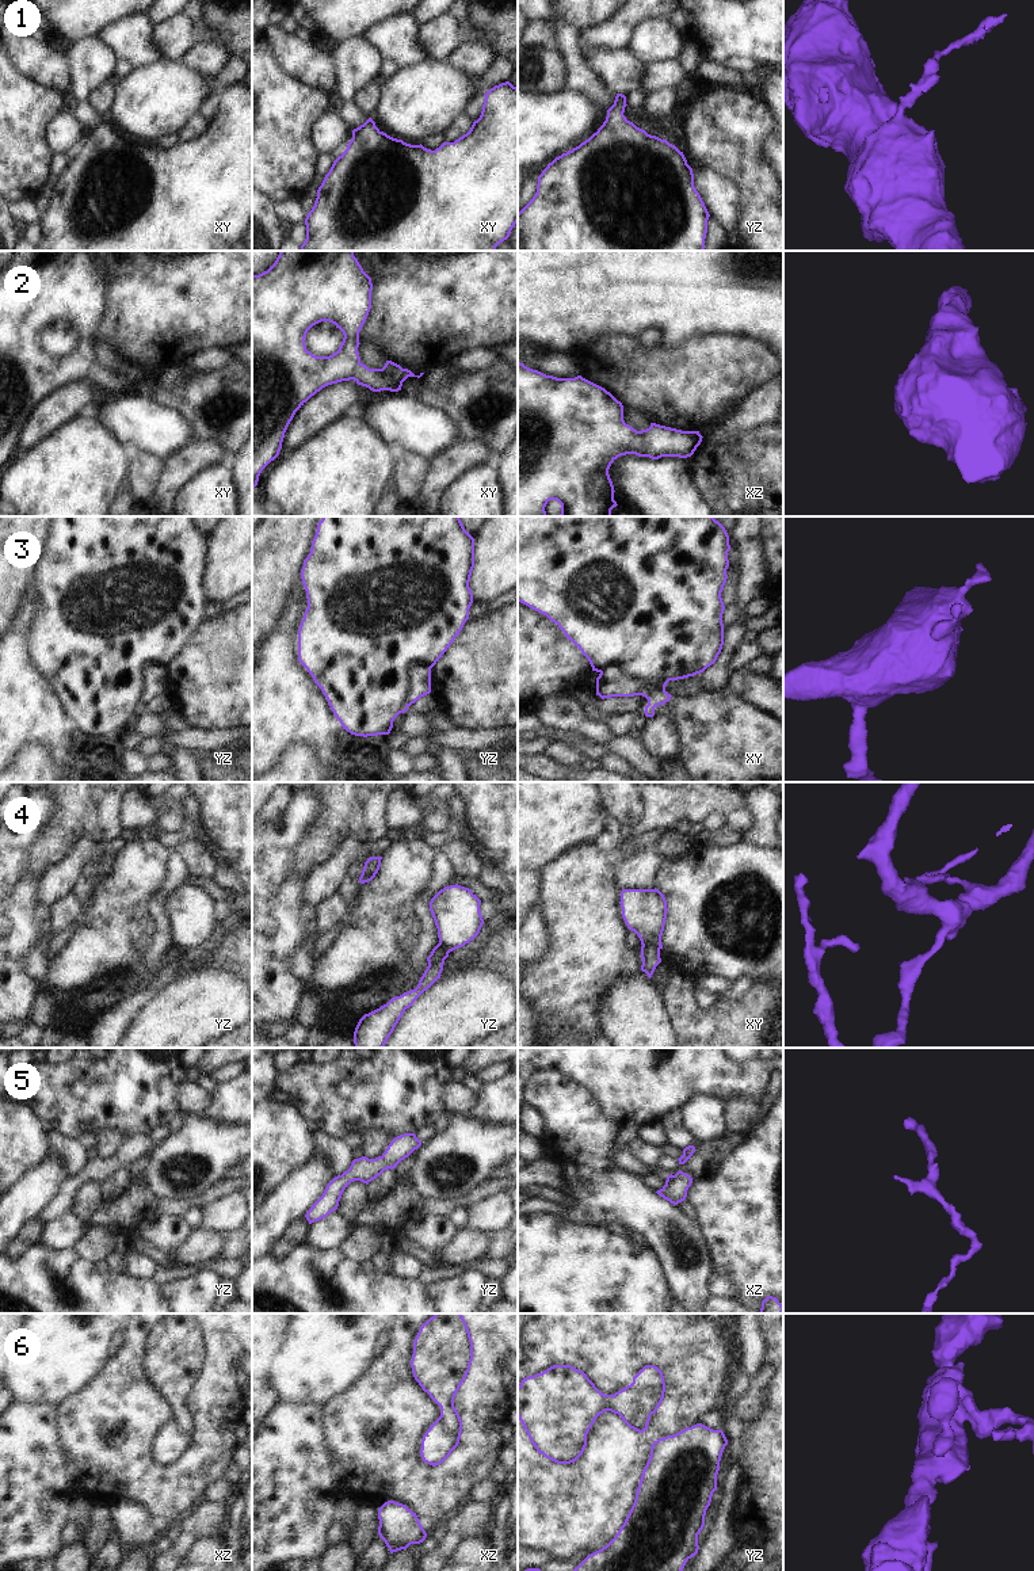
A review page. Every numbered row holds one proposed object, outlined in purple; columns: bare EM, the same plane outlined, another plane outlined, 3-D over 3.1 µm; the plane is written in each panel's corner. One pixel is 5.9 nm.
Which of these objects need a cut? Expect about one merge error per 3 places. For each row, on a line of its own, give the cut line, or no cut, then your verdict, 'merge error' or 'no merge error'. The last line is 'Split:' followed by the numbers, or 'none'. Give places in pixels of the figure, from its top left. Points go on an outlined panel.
1: no cut; no merge error
2: no cut; no merge error
3: cut in xy along (599, 671), (617, 664), (648, 691), (664, 689); merge error
4: cut in xy along (643, 945), (652, 944), (659, 949); merge error
5: no cut; no merge error
6: no cut; no merge error
Split: 3, 4

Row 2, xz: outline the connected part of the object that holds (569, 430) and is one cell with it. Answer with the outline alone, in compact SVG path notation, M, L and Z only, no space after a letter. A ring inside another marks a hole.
M518 361L518 516L547 516L545 507L549 500L557 500L561 504L558 516L611 516L611 510L617 507L614 500L614 485L608 474L611 464L621 455L636 454L659 460L661 457L687 458L694 454L702 442L699 431L682 431L656 423L650 423L646 430L637 431L623 420L623 405L604 388L577 375L575 378L557 378L533 370Z

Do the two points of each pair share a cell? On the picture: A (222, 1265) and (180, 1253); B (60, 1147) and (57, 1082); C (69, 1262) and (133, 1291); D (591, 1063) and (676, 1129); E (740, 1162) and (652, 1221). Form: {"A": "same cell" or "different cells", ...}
{"A": "different cells", "B": "different cells", "C": "same cell", "D": "different cells", "E": "different cells"}

